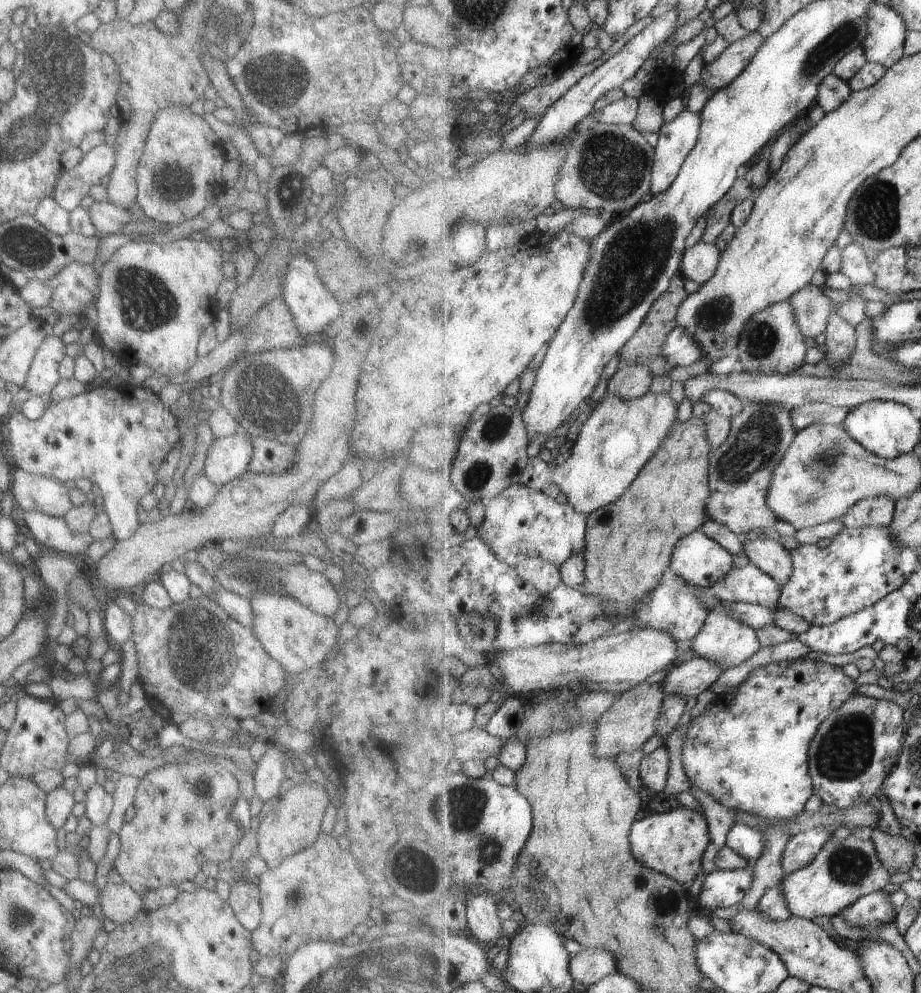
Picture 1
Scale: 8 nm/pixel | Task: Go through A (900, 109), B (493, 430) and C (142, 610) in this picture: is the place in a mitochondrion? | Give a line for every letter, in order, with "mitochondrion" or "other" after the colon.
A: other
B: mitochondrion
C: other

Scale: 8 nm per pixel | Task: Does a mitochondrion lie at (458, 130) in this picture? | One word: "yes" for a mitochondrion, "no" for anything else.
no

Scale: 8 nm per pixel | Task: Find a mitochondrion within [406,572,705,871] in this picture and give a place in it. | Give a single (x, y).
(466, 807)

